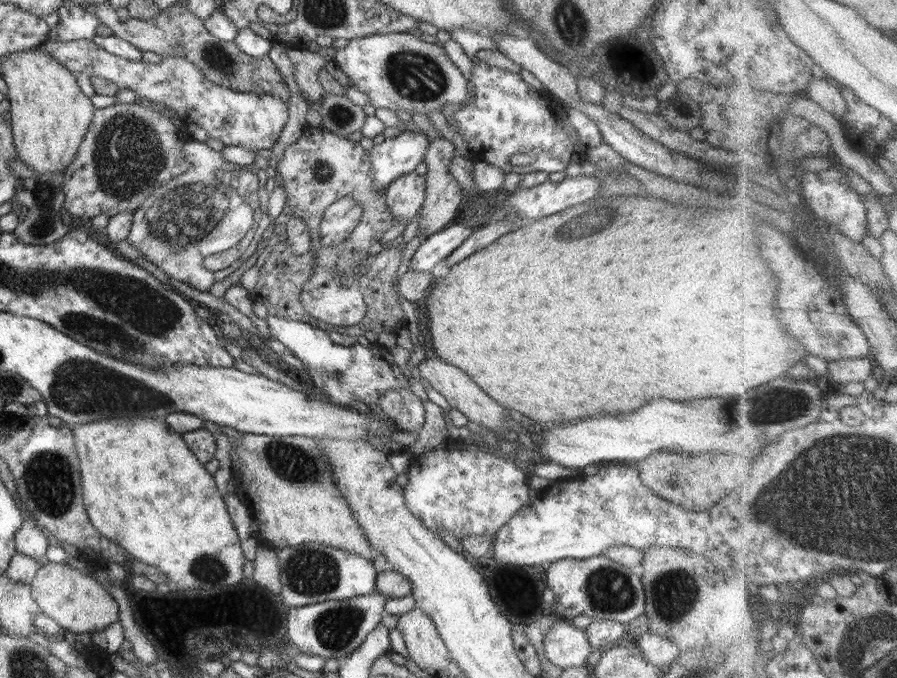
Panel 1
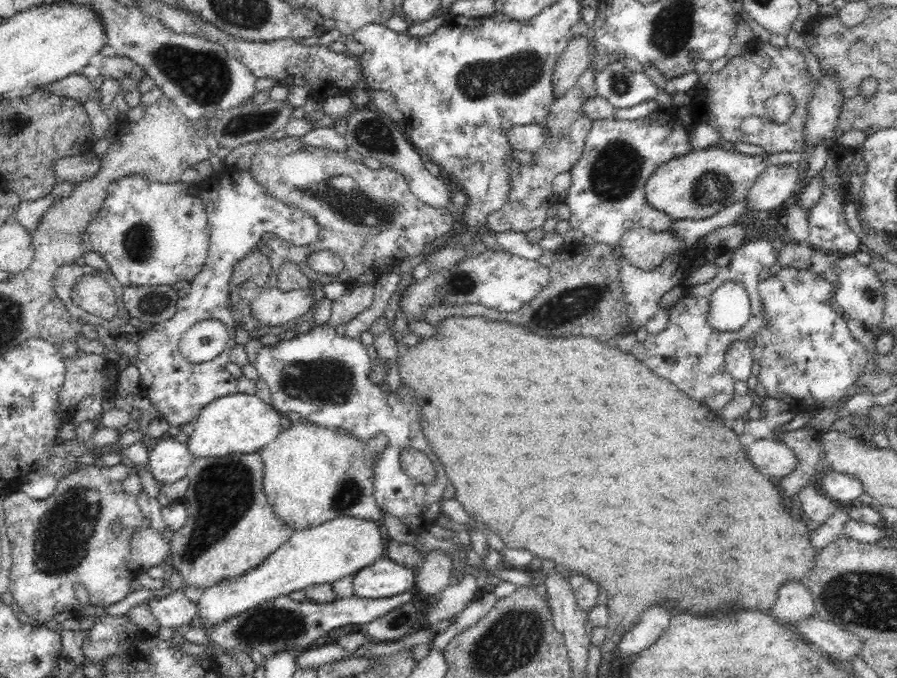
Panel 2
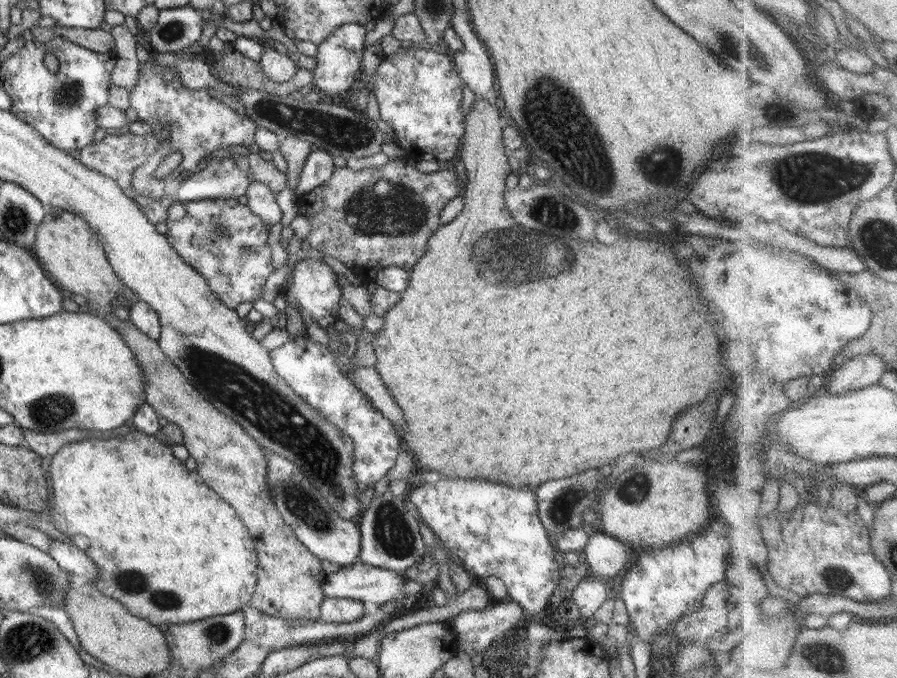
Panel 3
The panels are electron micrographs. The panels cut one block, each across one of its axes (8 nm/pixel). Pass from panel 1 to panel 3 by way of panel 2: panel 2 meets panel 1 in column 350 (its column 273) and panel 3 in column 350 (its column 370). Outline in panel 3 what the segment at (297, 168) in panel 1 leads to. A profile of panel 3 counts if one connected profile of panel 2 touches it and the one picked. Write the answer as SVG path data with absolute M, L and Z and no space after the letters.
M389 158L388 162L379 167L370 167L361 170L353 170L349 167L336 167L331 177L324 181L324 184L313 188L310 192L307 192L304 196L298 197L299 204L306 211L308 217L310 217L312 222L312 228L310 234L306 237L306 240L310 243L312 248L319 250L323 254L332 256L332 258L337 258L350 268L357 276L362 278L366 277L366 273L370 270L380 270L387 266L397 266L404 269L411 269L416 261L424 256L425 248L427 247L427 240L432 236L433 232L441 225L441 218L439 212L445 207L445 204L456 198L460 192L460 180L458 179L458 174L452 171L452 169L440 169L436 172L431 172L426 174L425 172L420 172L416 170L413 166L410 166L407 162L407 158Z

